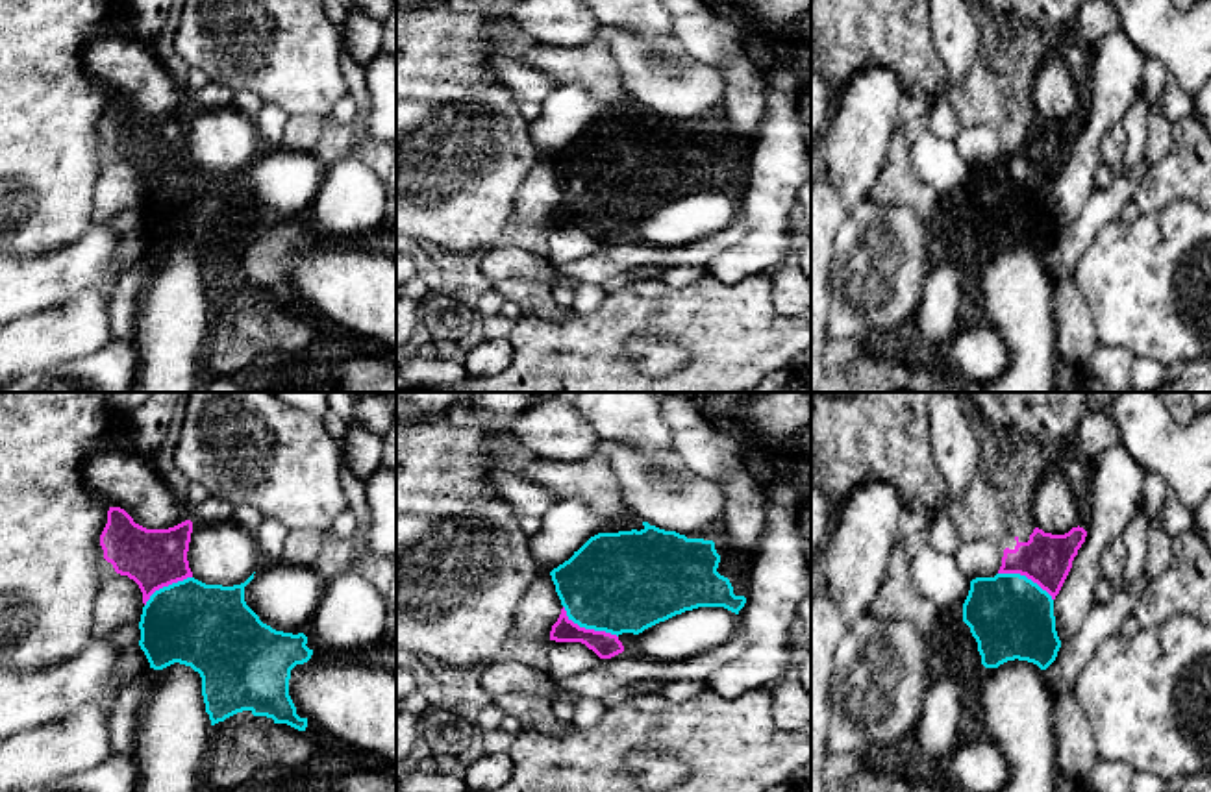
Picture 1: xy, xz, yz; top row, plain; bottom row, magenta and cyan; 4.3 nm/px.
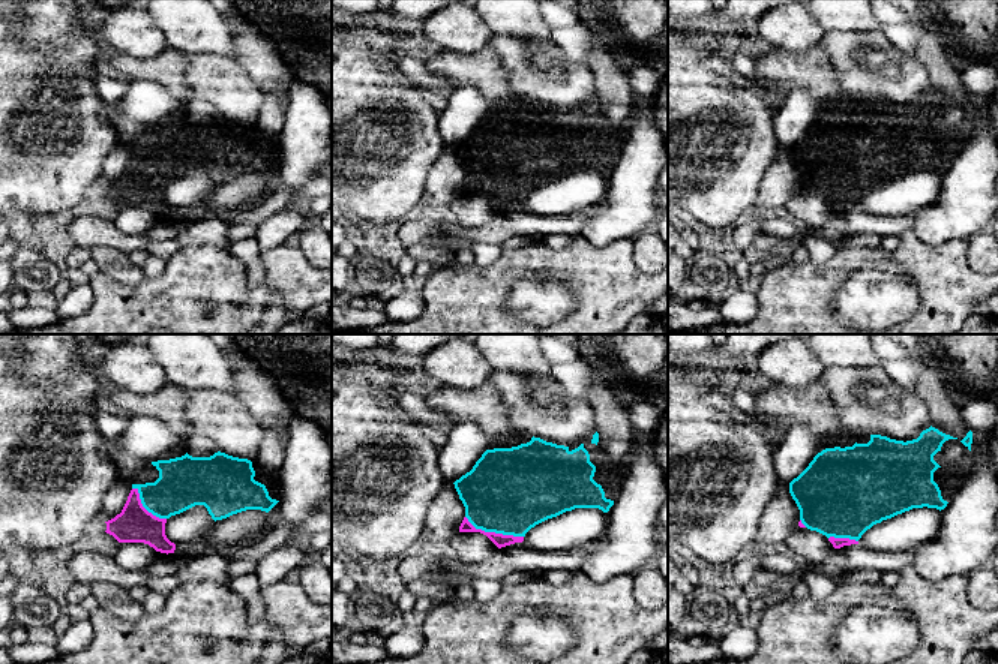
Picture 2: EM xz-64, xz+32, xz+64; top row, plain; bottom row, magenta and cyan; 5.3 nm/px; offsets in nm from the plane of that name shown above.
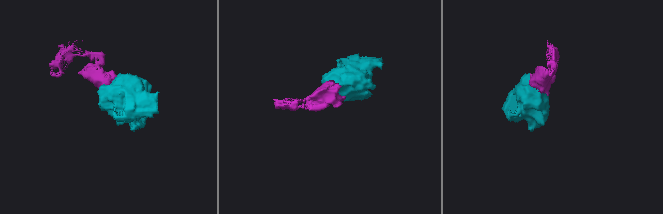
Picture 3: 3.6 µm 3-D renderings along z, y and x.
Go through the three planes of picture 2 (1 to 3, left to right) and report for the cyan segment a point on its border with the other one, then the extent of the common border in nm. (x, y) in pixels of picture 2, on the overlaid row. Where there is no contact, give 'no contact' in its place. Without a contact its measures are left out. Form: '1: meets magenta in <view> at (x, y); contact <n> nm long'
1: meets magenta in xz-64 at (143, 507); contact 260 nm long
2: meets magenta in xz+32 at (494, 532); contact 340 nm long
3: meets magenta in xz+64 at (844, 538); contact 160 nm long

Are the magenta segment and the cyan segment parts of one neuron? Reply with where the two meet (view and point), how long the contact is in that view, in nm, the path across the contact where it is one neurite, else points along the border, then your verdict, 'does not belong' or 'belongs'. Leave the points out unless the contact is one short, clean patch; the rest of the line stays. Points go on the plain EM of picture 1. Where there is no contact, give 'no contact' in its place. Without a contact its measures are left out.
contact xz (587, 215); length 280 nm; way xz (604, 230), (587, 215), (619, 169); belongs

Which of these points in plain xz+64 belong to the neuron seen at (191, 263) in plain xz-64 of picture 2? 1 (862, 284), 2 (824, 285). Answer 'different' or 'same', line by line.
1: different
2: same

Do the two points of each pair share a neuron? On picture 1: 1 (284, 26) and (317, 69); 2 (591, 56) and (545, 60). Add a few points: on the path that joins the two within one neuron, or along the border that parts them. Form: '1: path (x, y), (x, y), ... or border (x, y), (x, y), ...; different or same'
1: path (286, 37), (306, 58); same
2: path (580, 60), (556, 60); same

